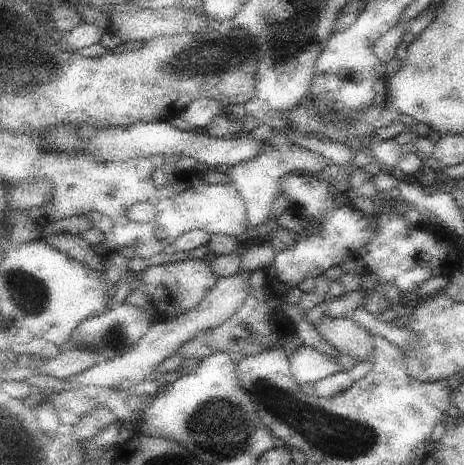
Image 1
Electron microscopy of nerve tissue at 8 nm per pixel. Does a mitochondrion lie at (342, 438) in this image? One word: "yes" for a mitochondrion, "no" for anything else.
yes

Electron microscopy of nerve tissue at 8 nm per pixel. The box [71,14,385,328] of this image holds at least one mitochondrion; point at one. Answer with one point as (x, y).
(220, 57)

